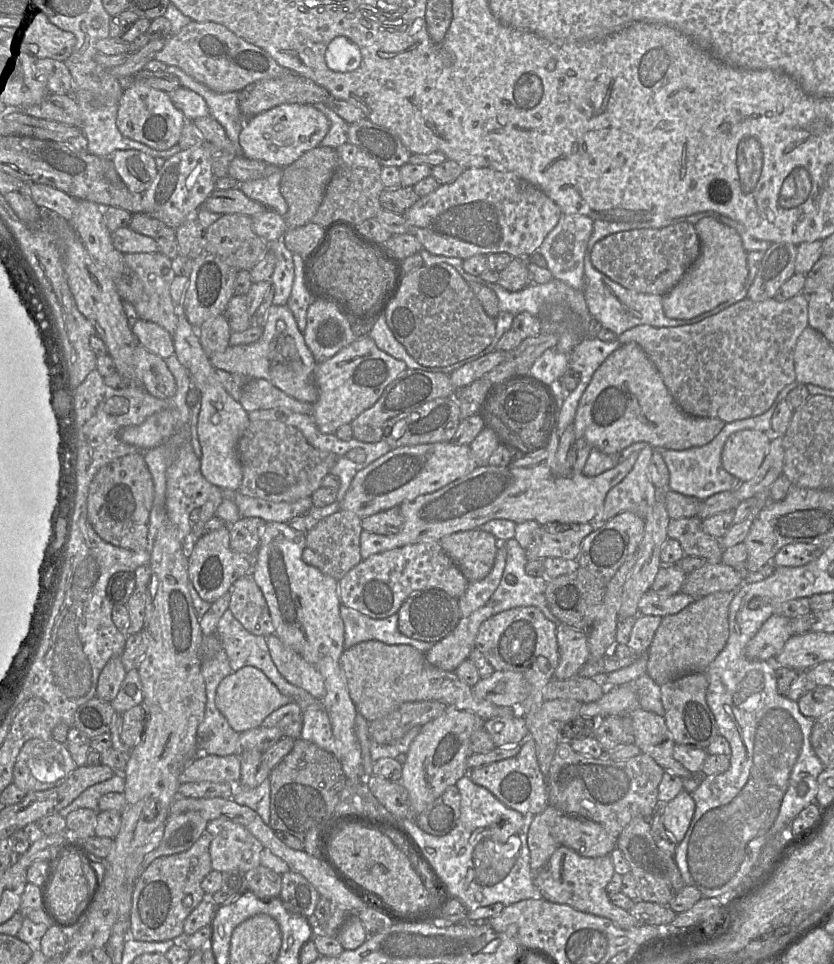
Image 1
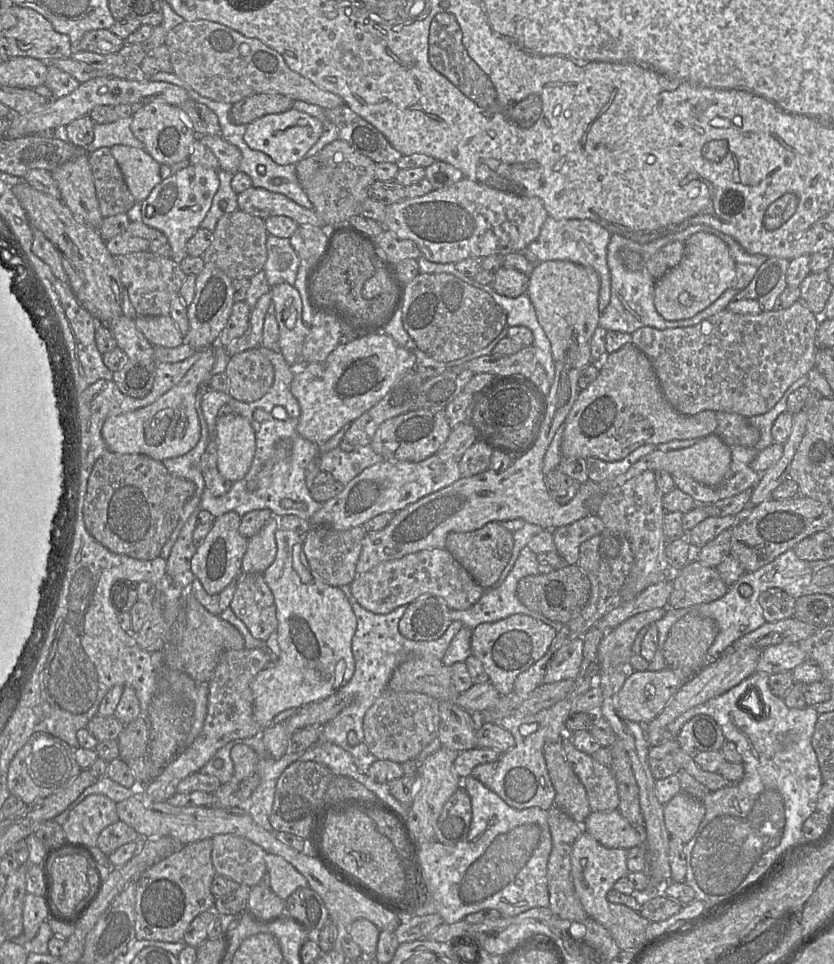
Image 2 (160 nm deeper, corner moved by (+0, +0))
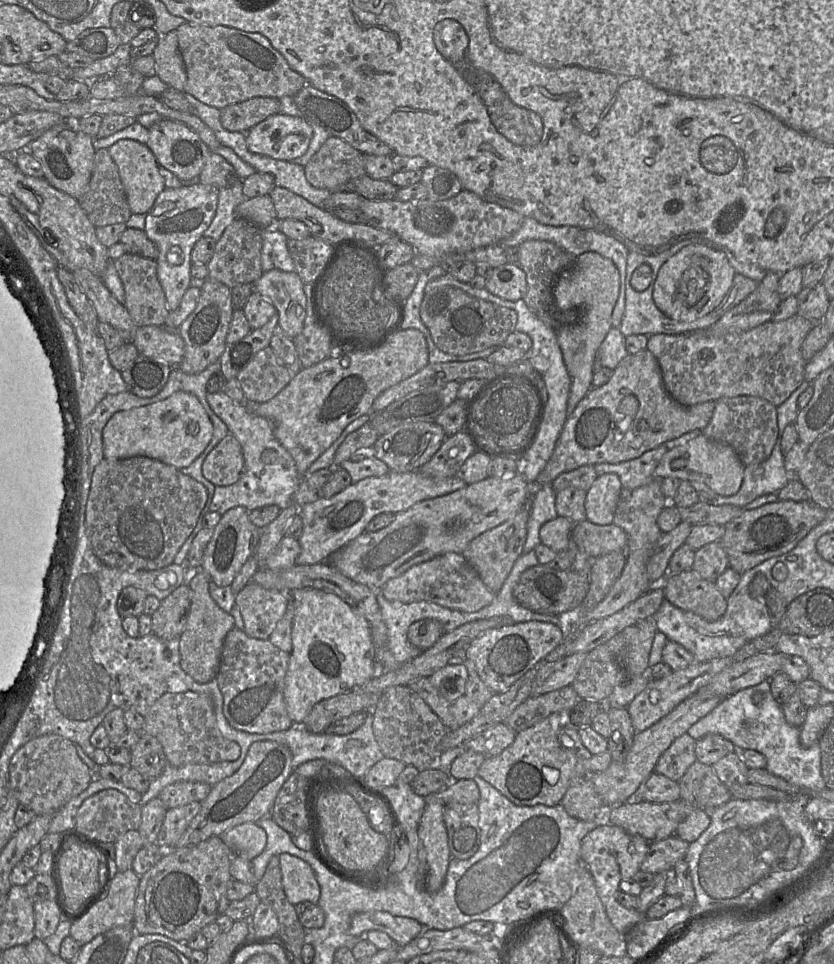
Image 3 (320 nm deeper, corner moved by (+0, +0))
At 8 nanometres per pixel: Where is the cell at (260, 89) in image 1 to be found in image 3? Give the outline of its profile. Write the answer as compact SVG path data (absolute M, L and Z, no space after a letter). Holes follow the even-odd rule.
M253 97L221 109L220 121L223 128L230 132L247 133L255 125L277 113L280 113L277 98Z

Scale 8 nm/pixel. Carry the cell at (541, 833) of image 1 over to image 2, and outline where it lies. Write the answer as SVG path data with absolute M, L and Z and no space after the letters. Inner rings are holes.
M555 806L548 811L547 822L552 839L552 849L547 862L547 885L549 892L549 908L561 919L581 922L588 918L579 901L571 879L571 851L575 840L582 834L583 827Z

